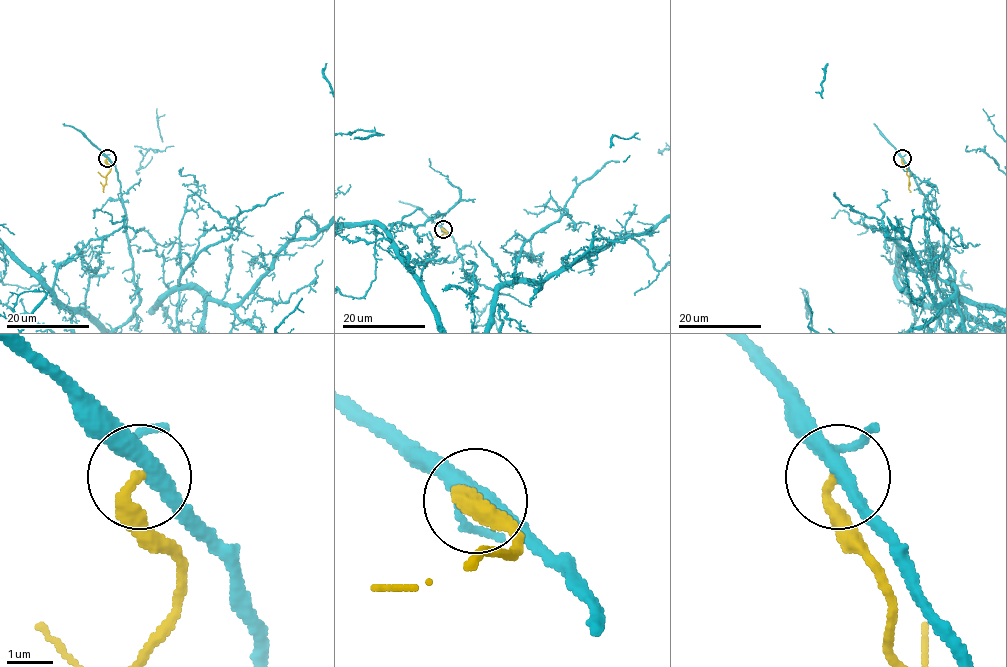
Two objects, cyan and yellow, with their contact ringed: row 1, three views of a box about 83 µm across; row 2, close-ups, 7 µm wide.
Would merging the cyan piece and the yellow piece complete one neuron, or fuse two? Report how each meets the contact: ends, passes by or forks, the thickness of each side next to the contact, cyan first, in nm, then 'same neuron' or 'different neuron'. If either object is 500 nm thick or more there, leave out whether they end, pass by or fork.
cyan forks | yellow ends | 280/240 nm | different neuron

